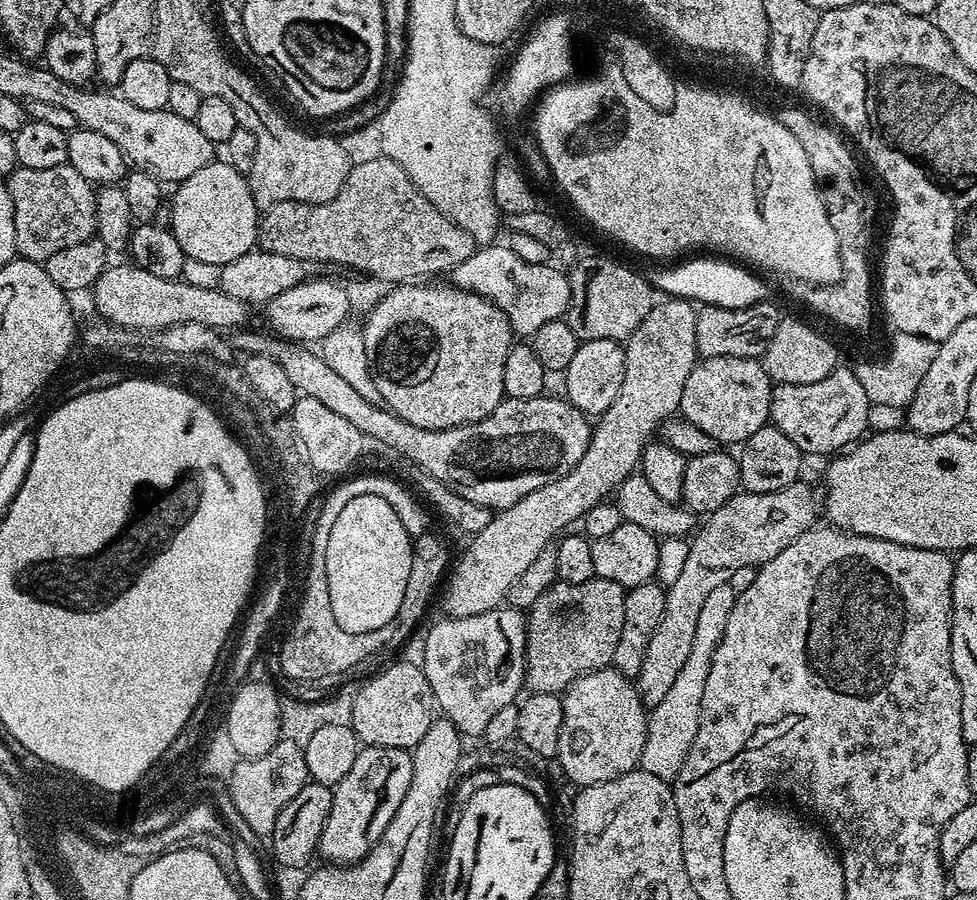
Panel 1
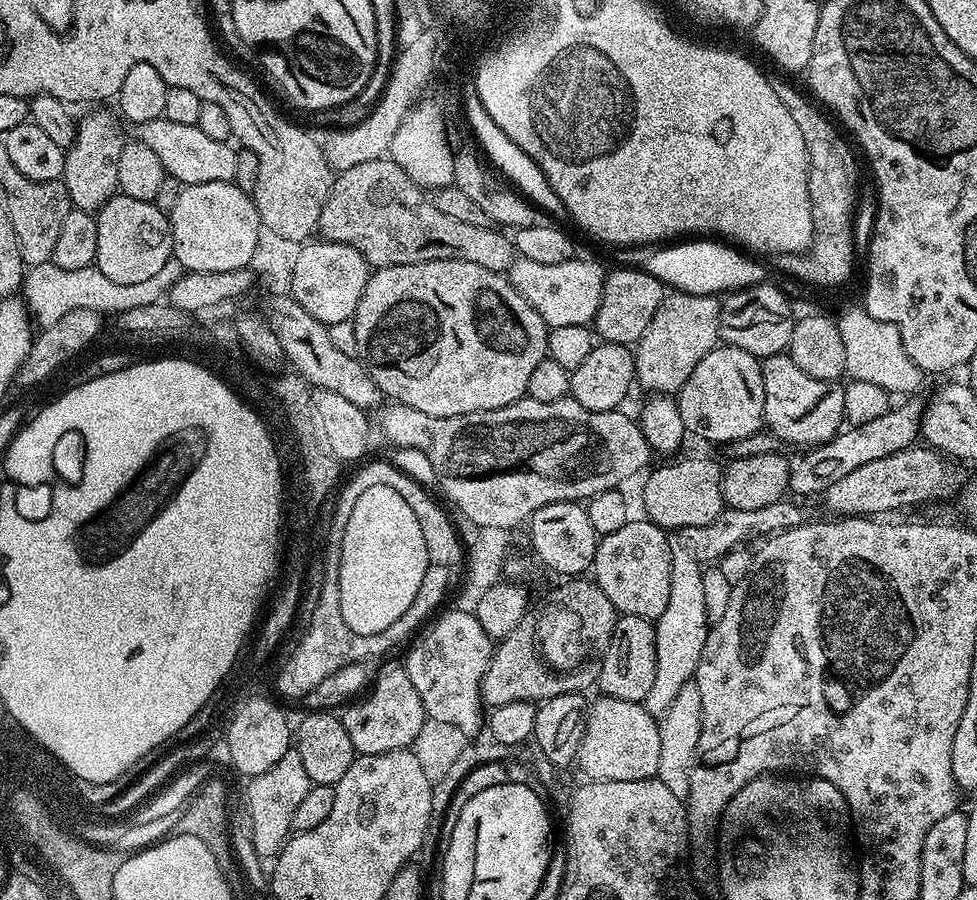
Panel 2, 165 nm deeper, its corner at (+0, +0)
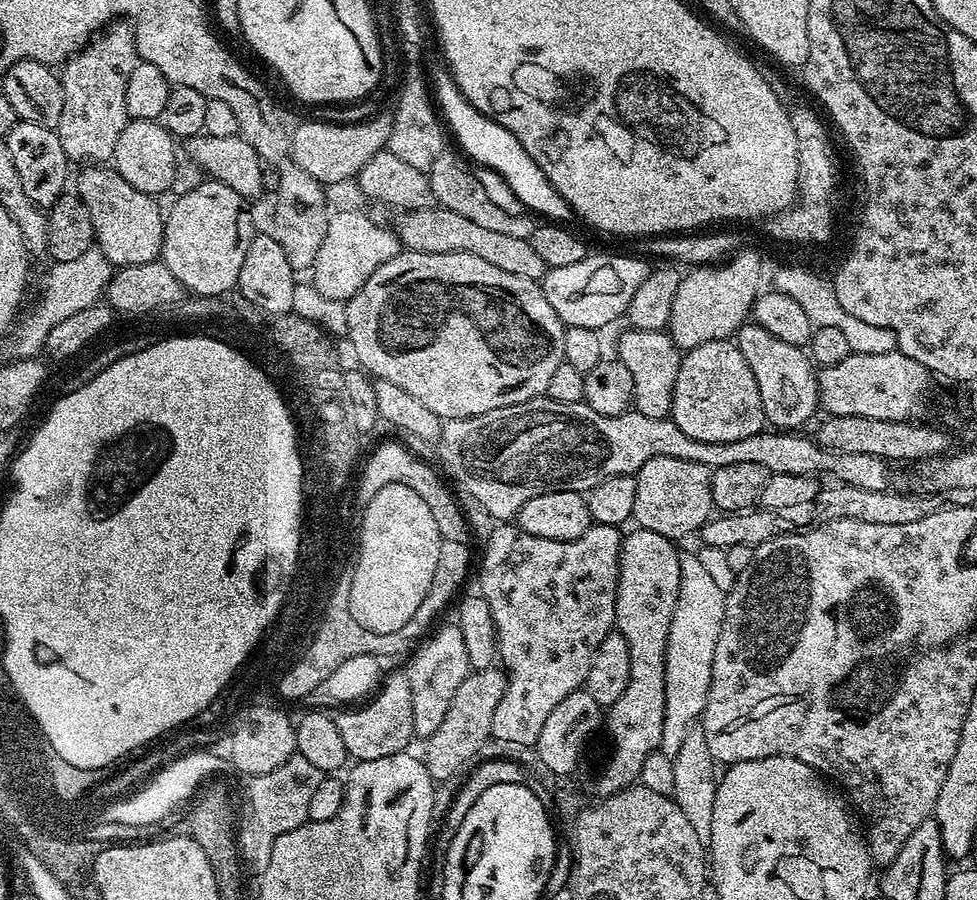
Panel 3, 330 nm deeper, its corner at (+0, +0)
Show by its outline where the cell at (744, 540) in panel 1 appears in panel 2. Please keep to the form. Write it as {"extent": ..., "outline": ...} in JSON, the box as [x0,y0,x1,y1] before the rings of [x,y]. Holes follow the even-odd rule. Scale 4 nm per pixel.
{"extent":[822,446,961,518],"outline":[[[913,446],[898,450],[898,454],[886,454],[886,458],[878,458],[875,462],[866,462],[866,466],[858,466],[846,478],[838,478],[834,486],[830,486],[822,493],[822,501],[829,508],[829,513],[840,518],[849,516],[863,516],[865,518],[876,518],[879,512],[896,512],[899,508],[908,508],[911,504],[924,504],[935,496],[948,496],[961,487],[960,480],[961,465],[957,461],[947,457],[943,452],[927,446]]]}

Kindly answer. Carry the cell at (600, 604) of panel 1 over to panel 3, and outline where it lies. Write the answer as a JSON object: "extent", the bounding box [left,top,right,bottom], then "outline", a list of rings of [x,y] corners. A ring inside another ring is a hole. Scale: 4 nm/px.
{"extent":[422,666,508,782],"outline":[[[493,666],[469,671],[462,686],[458,686],[454,698],[450,698],[446,718],[442,718],[438,730],[434,730],[434,734],[426,738],[425,744],[428,745],[422,751],[422,759],[433,781],[441,782],[440,780],[448,780],[456,775],[459,777],[462,766],[476,756],[478,748],[492,731],[494,710],[498,710],[498,702],[502,700],[507,685],[508,678],[503,667]]]}

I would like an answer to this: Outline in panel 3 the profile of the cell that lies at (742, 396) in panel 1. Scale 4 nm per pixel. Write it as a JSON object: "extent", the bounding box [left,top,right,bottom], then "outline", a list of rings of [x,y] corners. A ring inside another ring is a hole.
{"extent":[670,339,766,444],"outline":[[[731,339],[702,342],[681,355],[672,390],[670,418],[681,428],[682,434],[690,434],[690,438],[698,438],[698,442],[729,444],[765,431],[766,421],[762,398],[758,394],[758,382],[754,382],[754,374],[750,374],[746,358],[742,358],[739,348]]]}

